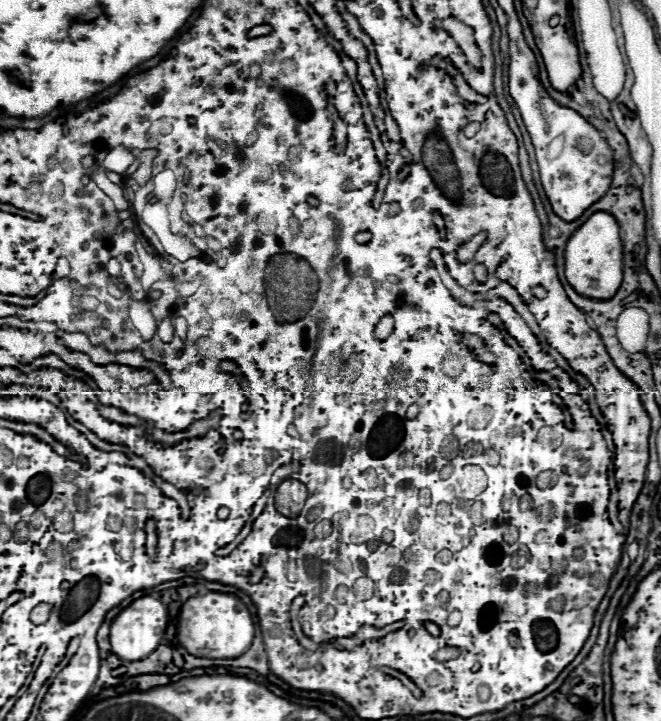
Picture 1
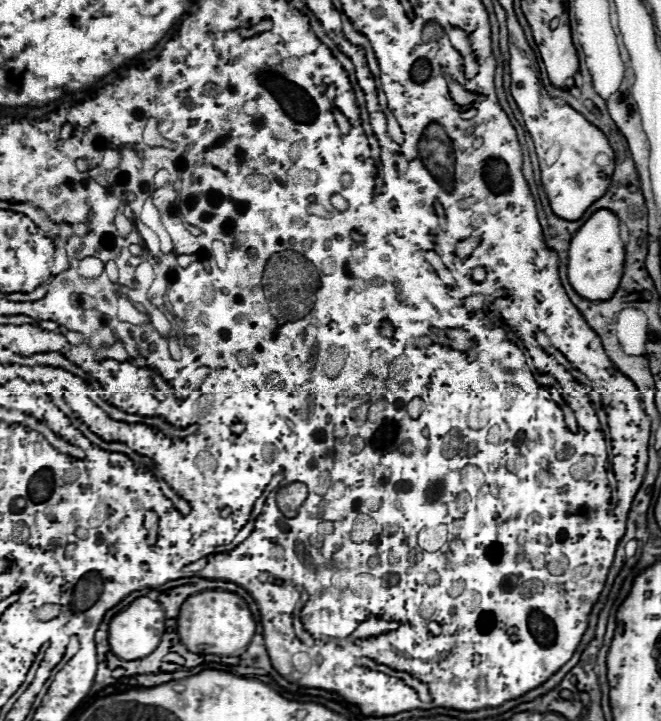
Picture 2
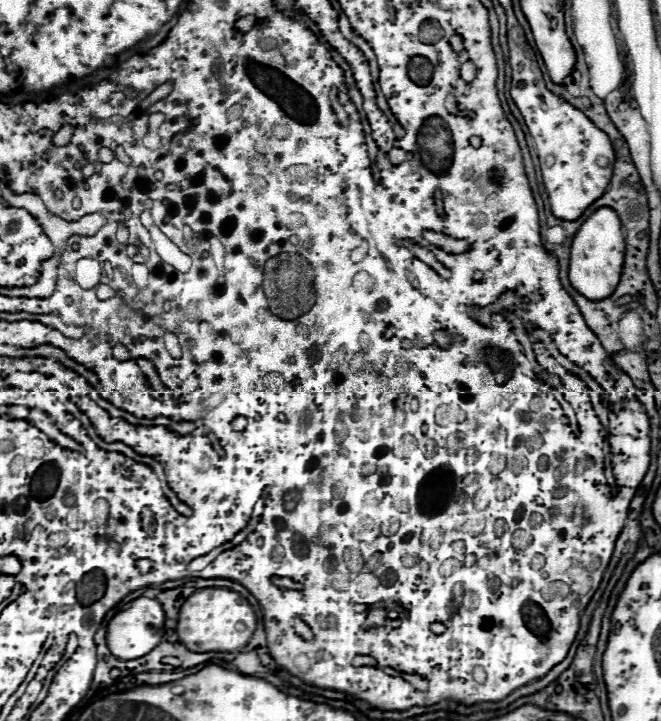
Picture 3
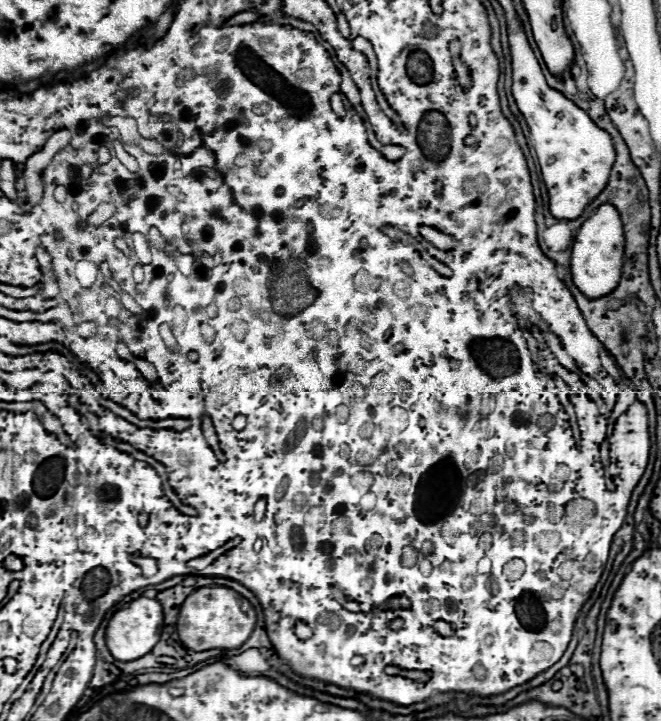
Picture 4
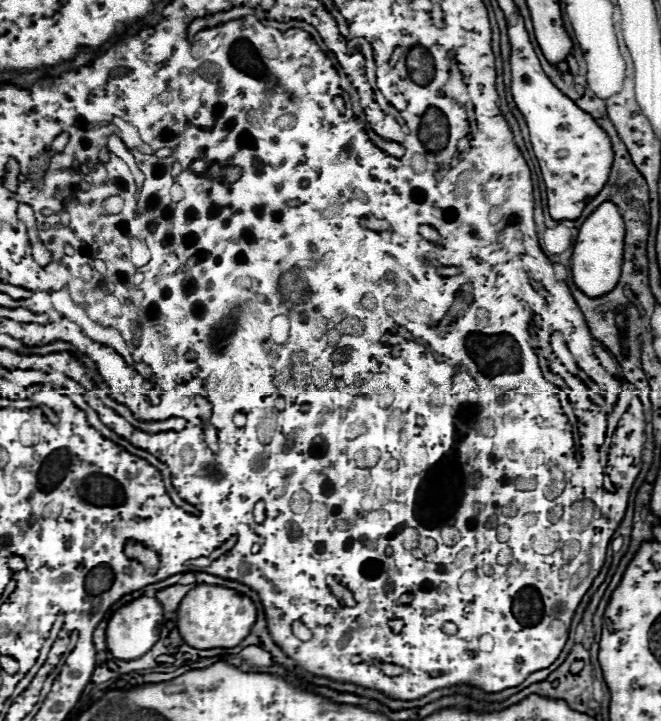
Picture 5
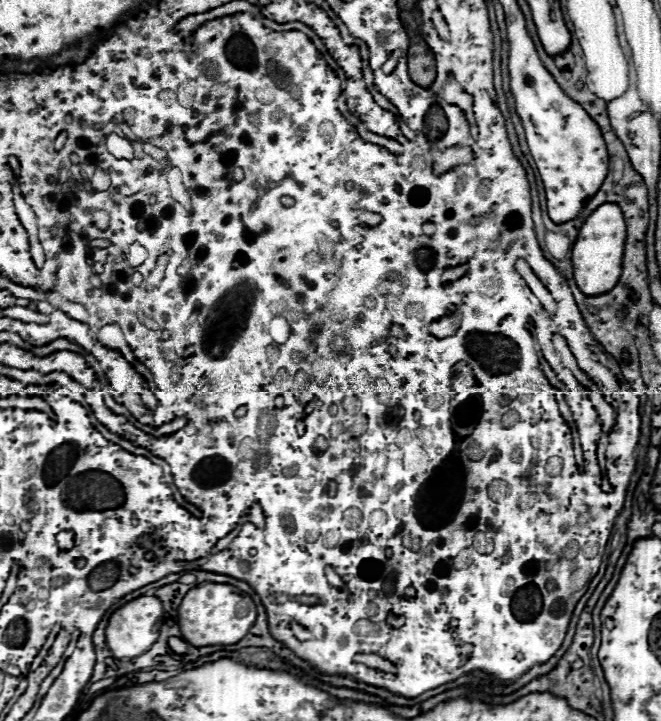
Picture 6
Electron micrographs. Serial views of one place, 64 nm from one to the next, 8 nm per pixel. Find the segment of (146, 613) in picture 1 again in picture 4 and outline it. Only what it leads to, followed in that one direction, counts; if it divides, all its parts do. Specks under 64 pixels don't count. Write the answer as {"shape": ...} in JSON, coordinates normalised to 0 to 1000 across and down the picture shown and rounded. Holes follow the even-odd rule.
{"shape":[[[212,827],[209,832],[197,835],[194,843],[179,846],[160,871],[160,893],[163,902],[169,904],[169,910],[182,918],[197,918],[206,915],[218,907],[224,907],[242,888],[242,877],[248,868],[248,852],[245,852],[245,840],[236,829],[218,829]]]}

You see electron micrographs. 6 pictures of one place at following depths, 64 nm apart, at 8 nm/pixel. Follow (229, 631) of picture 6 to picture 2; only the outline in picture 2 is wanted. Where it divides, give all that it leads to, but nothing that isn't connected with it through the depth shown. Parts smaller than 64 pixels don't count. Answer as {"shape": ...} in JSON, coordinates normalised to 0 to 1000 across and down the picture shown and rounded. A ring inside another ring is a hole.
{"shape":[[[309,818],[287,827],[269,852],[269,882],[272,890],[293,907],[327,907],[327,910],[363,910],[375,899],[387,874],[387,863],[375,838],[351,821]]]}

